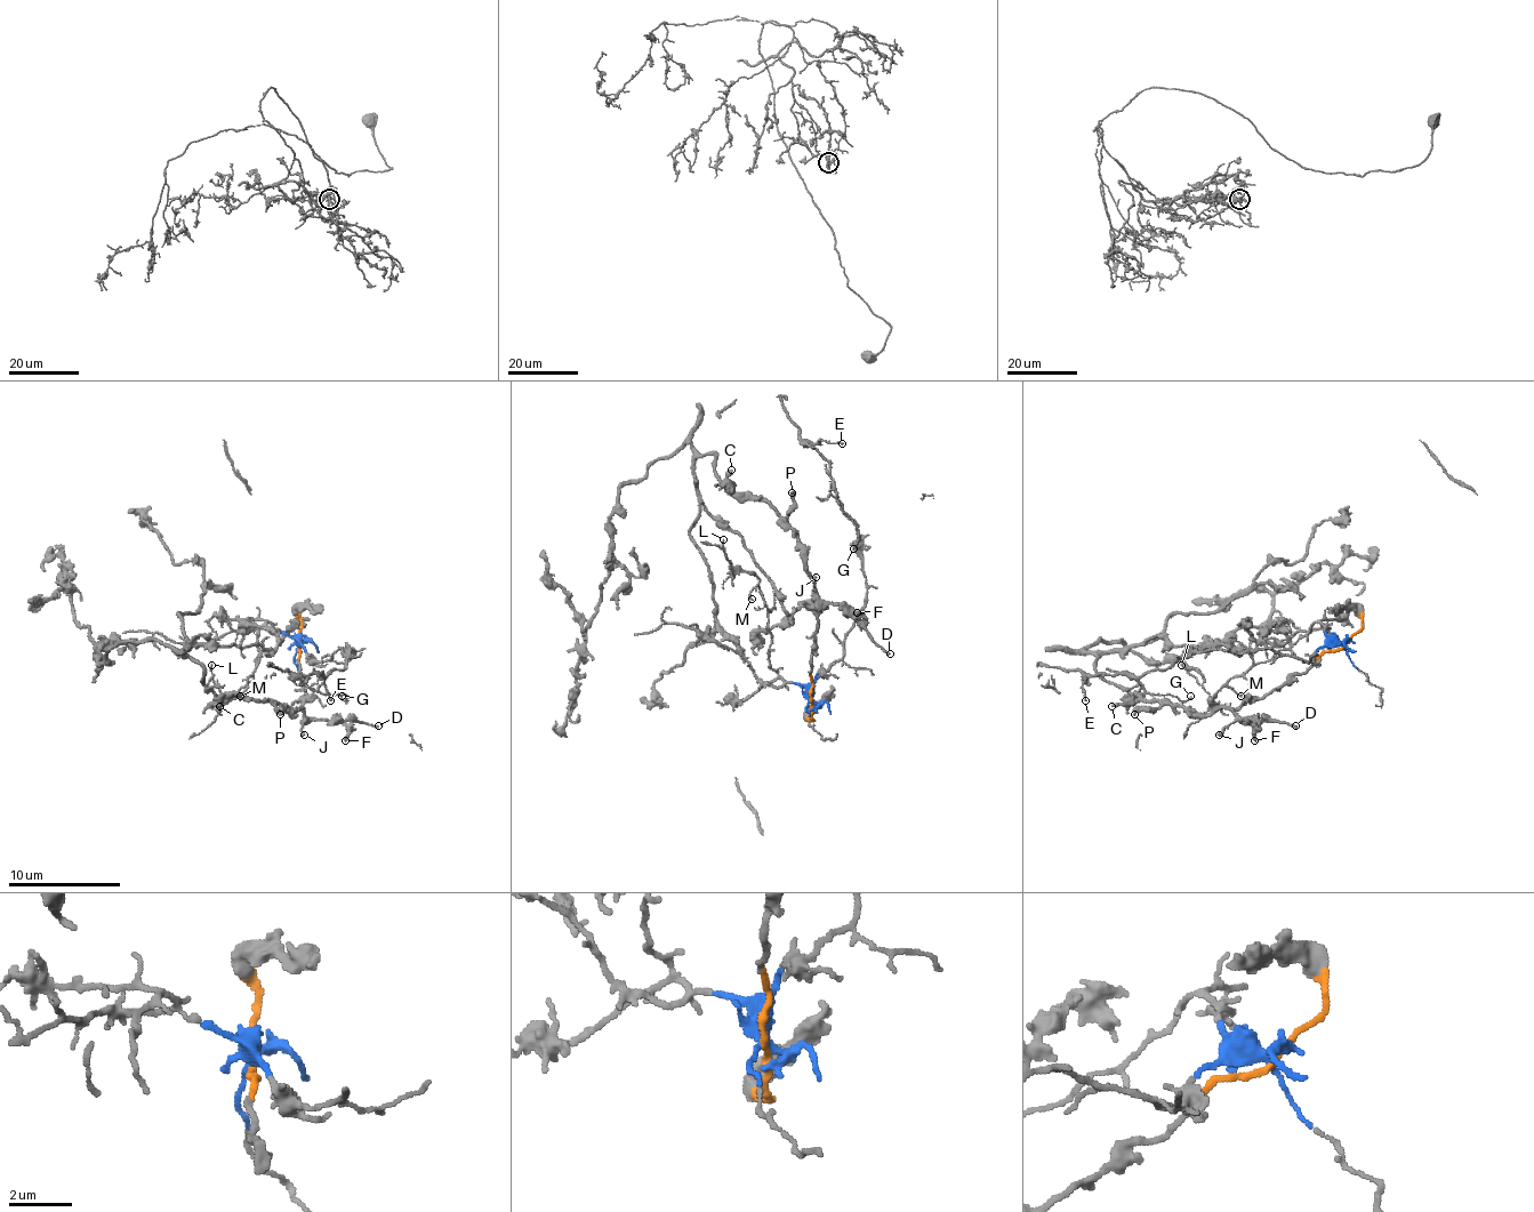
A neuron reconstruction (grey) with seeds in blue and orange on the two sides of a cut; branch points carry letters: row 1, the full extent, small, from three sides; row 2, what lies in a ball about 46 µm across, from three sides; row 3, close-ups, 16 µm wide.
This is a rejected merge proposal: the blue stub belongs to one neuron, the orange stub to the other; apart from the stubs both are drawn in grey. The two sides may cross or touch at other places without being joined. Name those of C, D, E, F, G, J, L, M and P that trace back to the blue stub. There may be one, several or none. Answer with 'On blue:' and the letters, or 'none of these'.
On blue: E, G, L, M

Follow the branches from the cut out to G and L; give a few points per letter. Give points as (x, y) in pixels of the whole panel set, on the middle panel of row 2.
G: (811, 704), (811, 683), (842, 656), (842, 641), (867, 591), (862, 543), (836, 497), (859, 537), (853, 548)
L: (811, 704), (809, 692), (777, 675), (769, 660), (769, 608), (757, 579), (729, 562), (724, 539)

